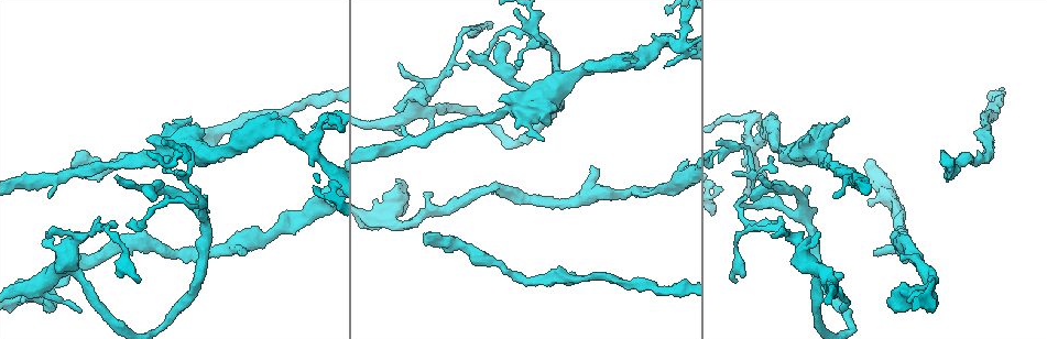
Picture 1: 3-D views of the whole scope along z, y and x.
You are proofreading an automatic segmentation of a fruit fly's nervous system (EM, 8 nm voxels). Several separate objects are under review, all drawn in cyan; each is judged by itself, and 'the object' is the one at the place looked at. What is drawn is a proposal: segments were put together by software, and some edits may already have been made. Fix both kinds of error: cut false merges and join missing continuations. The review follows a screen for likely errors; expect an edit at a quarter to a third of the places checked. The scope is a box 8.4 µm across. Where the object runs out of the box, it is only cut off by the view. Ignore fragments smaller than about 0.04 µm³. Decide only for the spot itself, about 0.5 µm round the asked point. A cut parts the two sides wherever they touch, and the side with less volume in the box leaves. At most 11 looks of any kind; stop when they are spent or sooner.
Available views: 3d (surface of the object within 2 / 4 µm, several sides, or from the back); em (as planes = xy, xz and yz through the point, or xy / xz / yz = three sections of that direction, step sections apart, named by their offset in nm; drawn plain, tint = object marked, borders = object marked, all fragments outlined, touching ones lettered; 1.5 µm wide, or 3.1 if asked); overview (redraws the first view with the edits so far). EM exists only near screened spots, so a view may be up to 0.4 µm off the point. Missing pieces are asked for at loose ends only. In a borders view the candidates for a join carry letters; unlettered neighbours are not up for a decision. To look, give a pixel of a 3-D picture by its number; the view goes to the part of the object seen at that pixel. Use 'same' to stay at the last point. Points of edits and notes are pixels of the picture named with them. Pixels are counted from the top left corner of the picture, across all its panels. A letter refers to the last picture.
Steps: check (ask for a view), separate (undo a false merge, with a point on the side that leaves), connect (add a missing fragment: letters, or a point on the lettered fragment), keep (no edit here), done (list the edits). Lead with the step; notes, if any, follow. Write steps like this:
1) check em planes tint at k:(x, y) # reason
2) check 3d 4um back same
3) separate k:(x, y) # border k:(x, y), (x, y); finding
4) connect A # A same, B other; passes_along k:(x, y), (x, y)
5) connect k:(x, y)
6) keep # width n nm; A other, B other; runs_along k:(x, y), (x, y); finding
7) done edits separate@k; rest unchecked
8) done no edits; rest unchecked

check 3d 4um at 1:(137, 281) # thin end

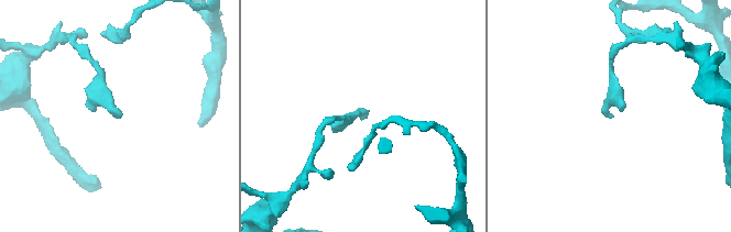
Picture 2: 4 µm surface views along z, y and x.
check em planes borders at 2:(365, 110) # need the tissue

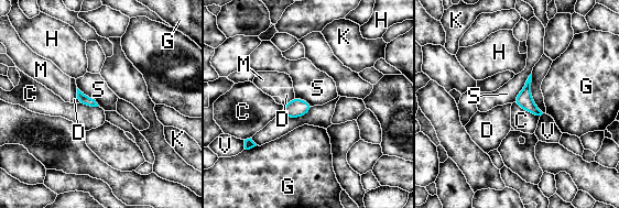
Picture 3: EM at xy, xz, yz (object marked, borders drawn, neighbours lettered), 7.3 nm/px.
keep # width 70 nm; C other, D other, G other, H other, K other, M other, S other, V other; border 3:(531, 73), (513, 101); none of them fits

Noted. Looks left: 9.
check 3d 4um back at 1:(401, 126) # free end

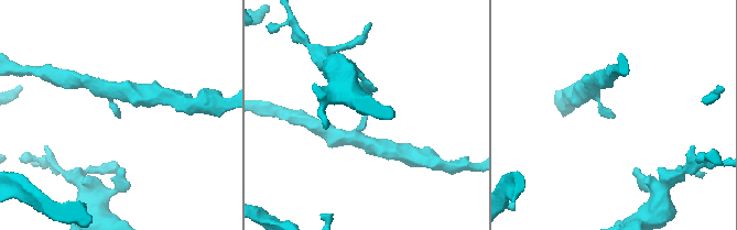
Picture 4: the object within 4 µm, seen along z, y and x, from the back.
check em xy step 4 borders at 4:(120, 118)

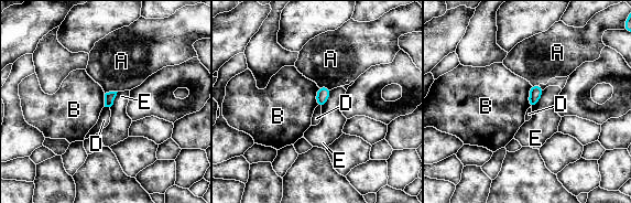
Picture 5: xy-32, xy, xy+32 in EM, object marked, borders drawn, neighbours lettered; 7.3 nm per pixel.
check em planes borders same

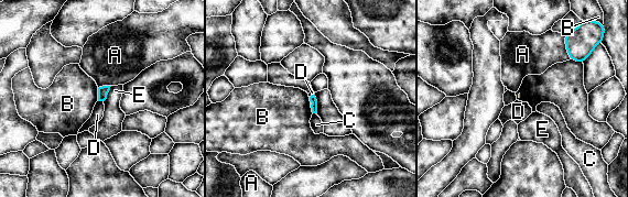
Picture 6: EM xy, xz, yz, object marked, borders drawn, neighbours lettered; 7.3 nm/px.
keep # A other, B other, C other, D other, E other; border 6:(98, 100), (103, 101); no lettered fragment goes on from it

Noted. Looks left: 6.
check 3d 4um at 1:(423, 242) # free end

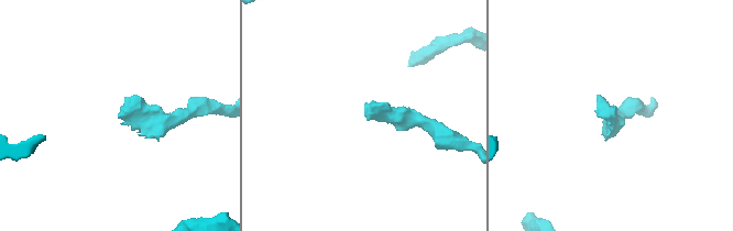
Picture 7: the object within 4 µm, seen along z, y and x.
check em planes borders at 7:(615, 109)

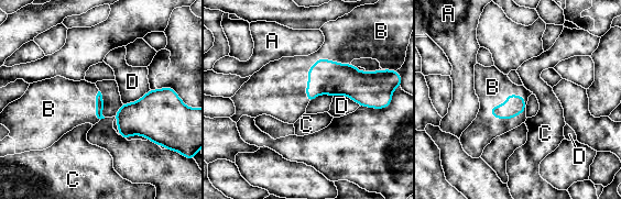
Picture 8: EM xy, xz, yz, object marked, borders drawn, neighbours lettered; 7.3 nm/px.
connect B # longest_contact B 300 nm; A other, B same, C other, D other; passes_along 8:(514, 104), (507, 98), (492, 87); the neuron continues

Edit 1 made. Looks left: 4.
check 3d 2um at 1:(202, 217) # three-way junction

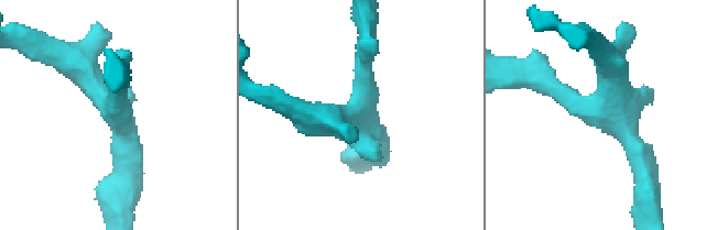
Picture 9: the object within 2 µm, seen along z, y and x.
check em planes tint at 9:(121, 120) # arms 3; arm_widths 180, 220, 220 nm; now the EM

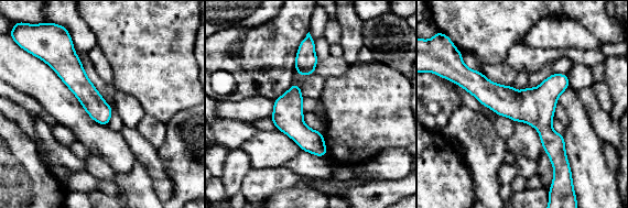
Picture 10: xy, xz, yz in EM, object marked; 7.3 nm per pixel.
check em planes borders same

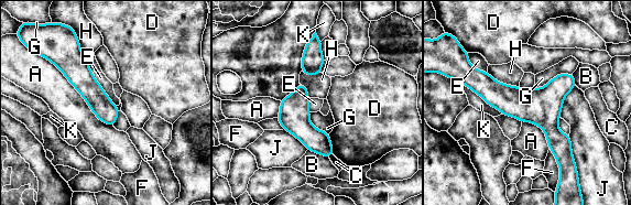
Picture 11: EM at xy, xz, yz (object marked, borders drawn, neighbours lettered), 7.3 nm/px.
keep # A other, B other, C other, D other, E other, F other, G other, H other, J other, K other; border 11:(94, 76), (116, 106); one neuron here

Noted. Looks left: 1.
done edits connect@8; rest unchecked

